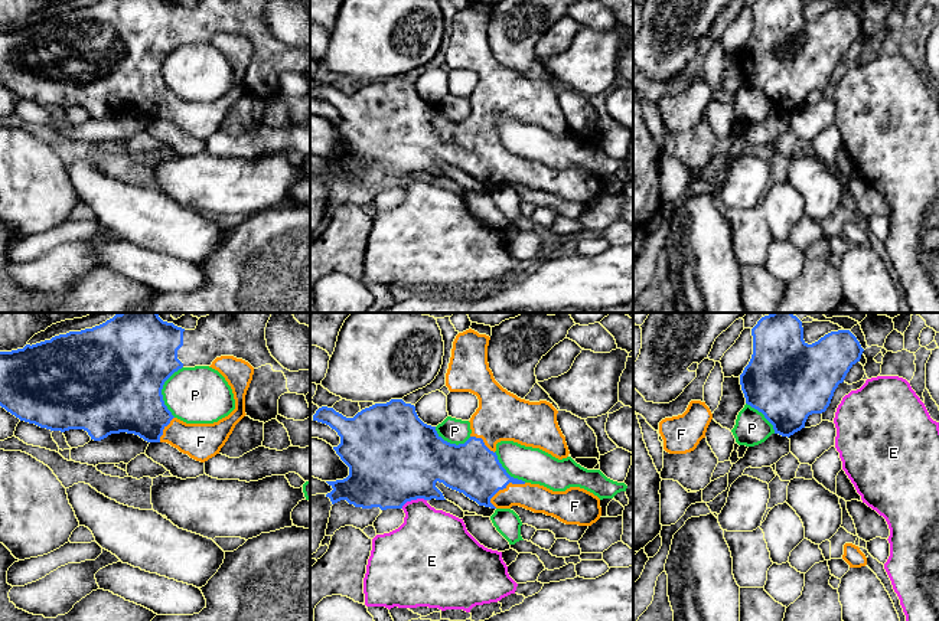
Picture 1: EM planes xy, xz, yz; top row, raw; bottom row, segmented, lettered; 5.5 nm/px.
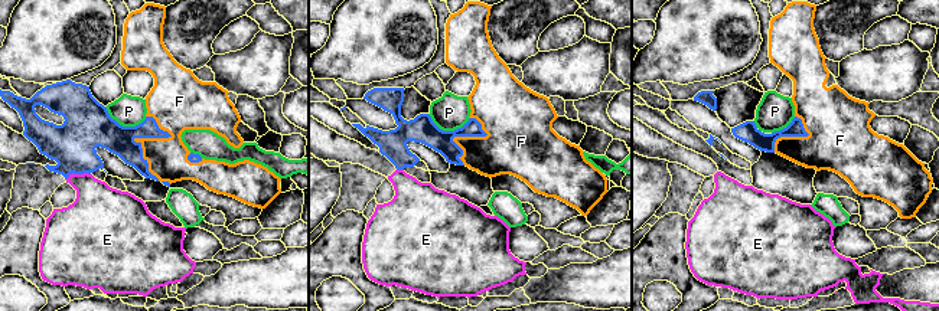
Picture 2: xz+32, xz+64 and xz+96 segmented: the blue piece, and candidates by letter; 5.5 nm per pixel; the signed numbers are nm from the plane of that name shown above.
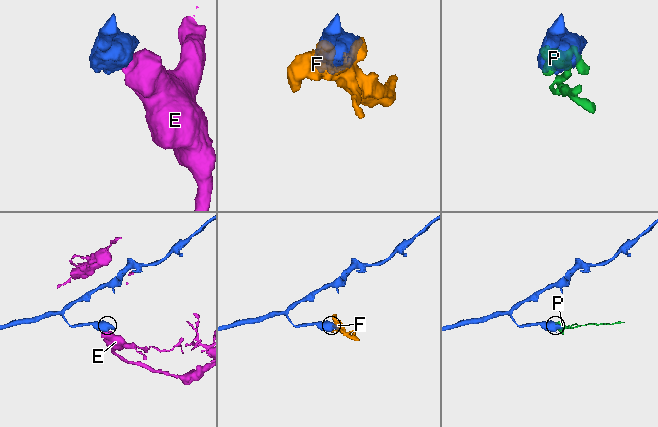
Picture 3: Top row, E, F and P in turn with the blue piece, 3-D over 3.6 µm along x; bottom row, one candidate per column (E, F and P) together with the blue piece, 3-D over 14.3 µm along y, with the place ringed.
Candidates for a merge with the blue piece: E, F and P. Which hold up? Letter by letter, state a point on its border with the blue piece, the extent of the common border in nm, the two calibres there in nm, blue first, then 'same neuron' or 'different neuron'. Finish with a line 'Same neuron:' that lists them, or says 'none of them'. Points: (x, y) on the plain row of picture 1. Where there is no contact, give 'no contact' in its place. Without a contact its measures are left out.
E: meets blue in xz at (413, 176); contact 150 nm long; 500 nm thick on the blue side, 360 nm on the other; different neuron
F: meets blue in xz at (507, 162); contact 240 nm long; 300 nm thick on the blue side, 160 nm on the other; same neuron
P: meets blue in xy at (160, 68); contact 300 nm long; 500 nm thick on the blue side, 320 nm on the other; different neuron
Same neuron: F

